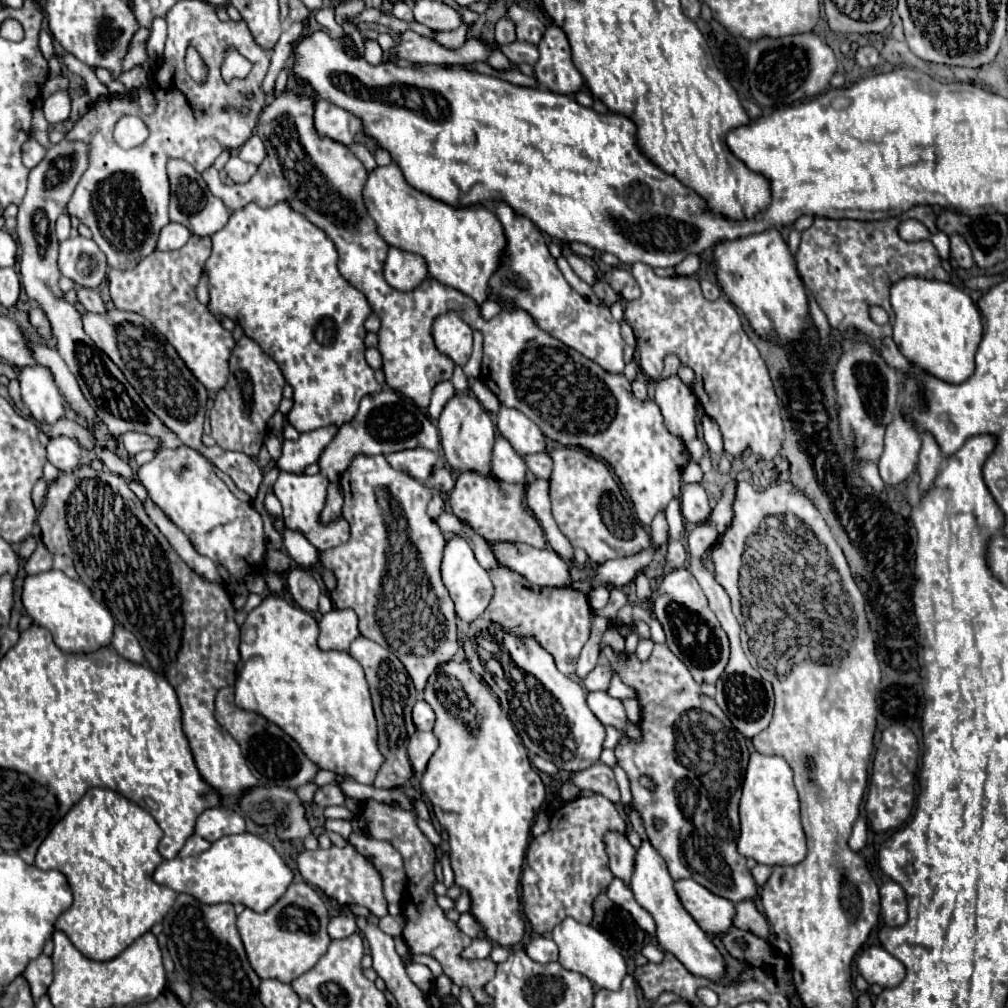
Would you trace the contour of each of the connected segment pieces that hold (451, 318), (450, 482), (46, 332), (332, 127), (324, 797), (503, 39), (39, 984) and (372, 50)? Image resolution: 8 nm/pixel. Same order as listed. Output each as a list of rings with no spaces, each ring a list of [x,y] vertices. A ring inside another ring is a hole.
[[[443,313],[433,323],[433,341],[435,347],[449,357],[455,365],[465,365],[471,357],[473,347],[473,331],[459,317],[459,313]]]
[[[443,467],[443,469],[435,469],[429,477],[429,485],[441,493],[449,493],[455,485],[455,475],[451,469]]]
[[[31,309],[29,311],[29,321],[33,327],[37,327],[37,331],[43,335],[43,337],[51,337],[51,329],[49,329],[49,321],[45,317],[45,313],[41,309]]]
[[[327,101],[315,103],[313,125],[321,137],[333,139],[343,145],[351,145],[353,137],[359,131],[357,117],[351,117],[351,113],[347,113],[345,109],[335,109],[335,105],[327,105]]]
[[[331,783],[331,785],[323,785],[323,787],[317,789],[317,793],[315,793],[315,803],[317,803],[319,807],[343,805],[343,803],[345,803],[345,797],[343,797],[341,789],[339,789],[335,783]]]
[[[501,17],[495,27],[495,41],[499,45],[515,41],[515,23],[509,17]]]
[[[39,955],[37,959],[33,959],[33,961],[27,965],[23,977],[25,977],[25,979],[29,981],[29,985],[31,985],[33,999],[39,1001],[39,997],[47,993],[51,981],[53,981],[53,963],[51,963],[51,959],[49,959],[47,955]]]
[[[363,39],[363,45],[365,45],[367,61],[371,61],[373,65],[379,65],[379,61],[383,61],[383,51],[381,51],[379,43],[371,41],[371,39]]]

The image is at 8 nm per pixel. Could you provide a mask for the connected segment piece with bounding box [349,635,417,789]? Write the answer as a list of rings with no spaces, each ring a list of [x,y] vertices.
[[[359,635],[353,643],[349,653],[363,665],[365,669],[365,677],[371,689],[371,697],[373,697],[373,709],[375,709],[375,717],[377,717],[377,727],[379,727],[379,751],[385,757],[385,763],[381,765],[377,779],[375,779],[375,787],[383,787],[383,789],[395,789],[401,787],[405,781],[411,779],[413,769],[407,757],[407,741],[409,737],[415,733],[413,721],[411,721],[411,709],[417,701],[417,691],[409,679],[407,669],[403,667],[403,663],[387,649],[383,649],[381,645],[377,645],[375,641]]]

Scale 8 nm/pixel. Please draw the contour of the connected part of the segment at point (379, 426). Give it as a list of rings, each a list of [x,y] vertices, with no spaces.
[[[385,389],[373,395],[365,395],[361,399],[357,415],[349,423],[341,425],[337,435],[323,449],[317,465],[329,481],[337,481],[341,473],[349,467],[349,463],[355,459],[355,455],[389,455],[395,451],[415,449],[415,447],[437,451],[441,447],[439,429],[429,419],[429,415],[425,415],[413,401],[397,395],[391,389]]]

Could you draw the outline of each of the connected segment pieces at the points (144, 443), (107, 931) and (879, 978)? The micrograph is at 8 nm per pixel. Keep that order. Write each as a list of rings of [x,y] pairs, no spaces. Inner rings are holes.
[[[125,433],[123,435],[123,445],[131,455],[135,455],[143,449],[149,449],[149,451],[161,449],[161,439],[145,435],[145,433]]]
[[[91,787],[85,797],[71,807],[71,811],[51,829],[47,839],[39,845],[35,865],[39,869],[61,871],[73,889],[73,905],[65,915],[57,919],[55,927],[65,931],[71,943],[89,959],[109,961],[117,957],[155,923],[163,921],[163,917],[175,903],[177,893],[153,881],[153,871],[163,861],[157,851],[161,837],[163,831],[149,811],[141,809],[117,791]]]
[[[883,947],[863,949],[863,953],[857,959],[857,967],[867,983],[881,985],[883,989],[897,987],[905,977],[903,963],[891,953],[887,953]]]

